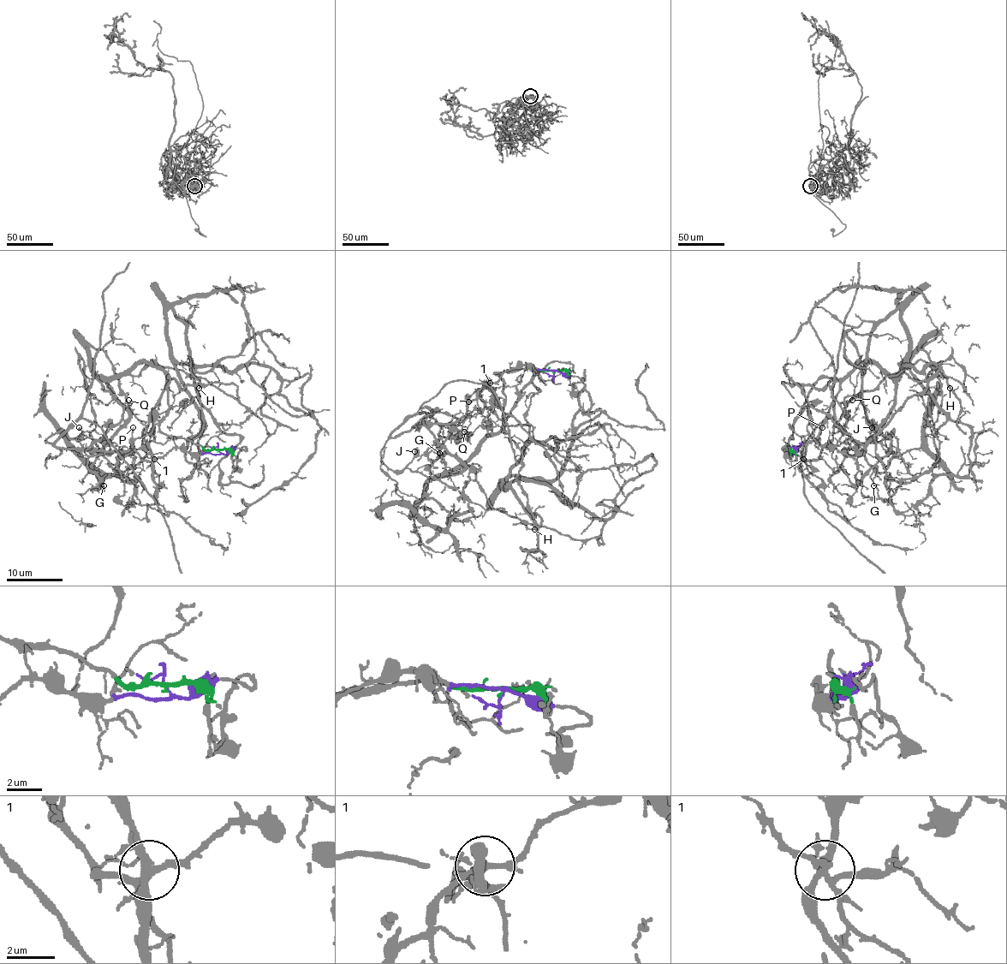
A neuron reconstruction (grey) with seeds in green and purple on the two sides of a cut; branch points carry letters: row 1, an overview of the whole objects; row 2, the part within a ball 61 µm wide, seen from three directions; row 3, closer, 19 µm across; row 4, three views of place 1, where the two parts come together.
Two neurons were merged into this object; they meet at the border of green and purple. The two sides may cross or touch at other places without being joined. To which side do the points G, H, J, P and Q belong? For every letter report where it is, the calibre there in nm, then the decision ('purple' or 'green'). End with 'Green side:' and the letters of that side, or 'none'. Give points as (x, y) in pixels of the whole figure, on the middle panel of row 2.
G: at (439, 453); 130 nm thick; green
H: at (534, 529); 120 nm thick; green
J: at (414, 451); 70 nm thick; purple
P: at (468, 401); 170 nm thick; purple
Q: at (464, 431); 90 nm thick; green
Green side: G, H, Q

